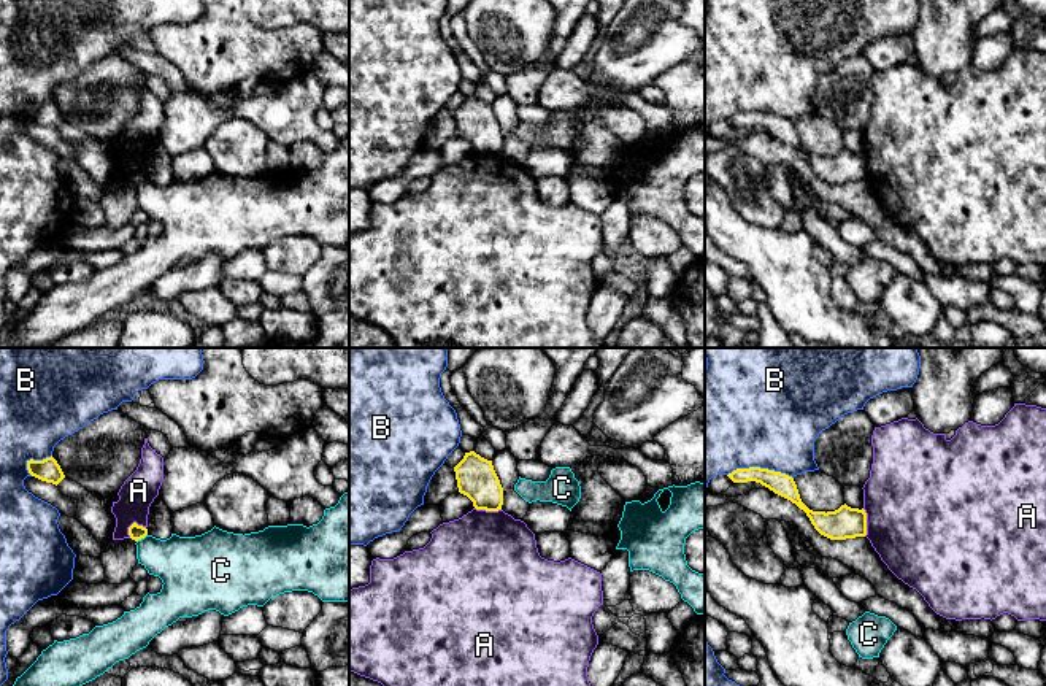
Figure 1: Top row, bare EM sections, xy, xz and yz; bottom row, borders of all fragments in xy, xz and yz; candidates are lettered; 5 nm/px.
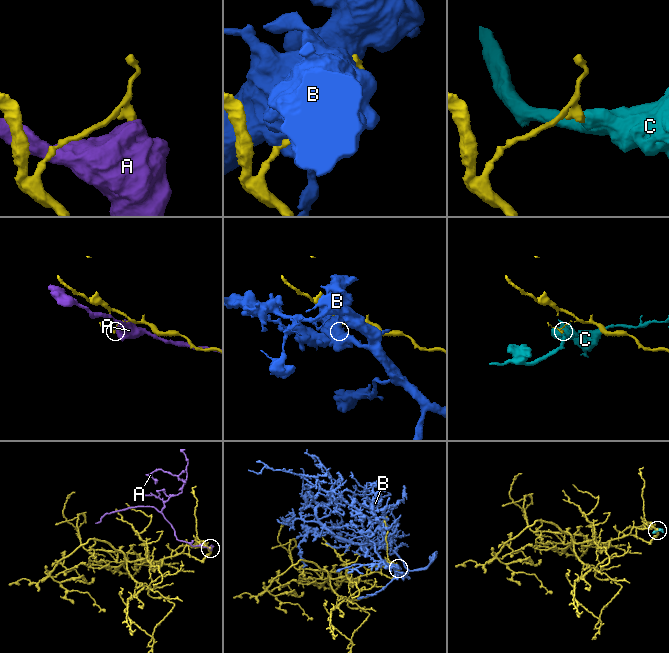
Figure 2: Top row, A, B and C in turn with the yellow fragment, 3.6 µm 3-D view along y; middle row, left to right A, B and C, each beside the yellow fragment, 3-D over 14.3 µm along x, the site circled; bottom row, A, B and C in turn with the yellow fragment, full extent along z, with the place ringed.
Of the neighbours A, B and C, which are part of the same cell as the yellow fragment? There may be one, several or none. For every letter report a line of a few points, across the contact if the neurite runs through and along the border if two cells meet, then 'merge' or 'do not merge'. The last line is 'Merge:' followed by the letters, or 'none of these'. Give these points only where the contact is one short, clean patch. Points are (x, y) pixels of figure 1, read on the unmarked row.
A: do not merge
B: do not merge
C: line xy (146, 178), (137, 186); do not merge
Merge: none of these

